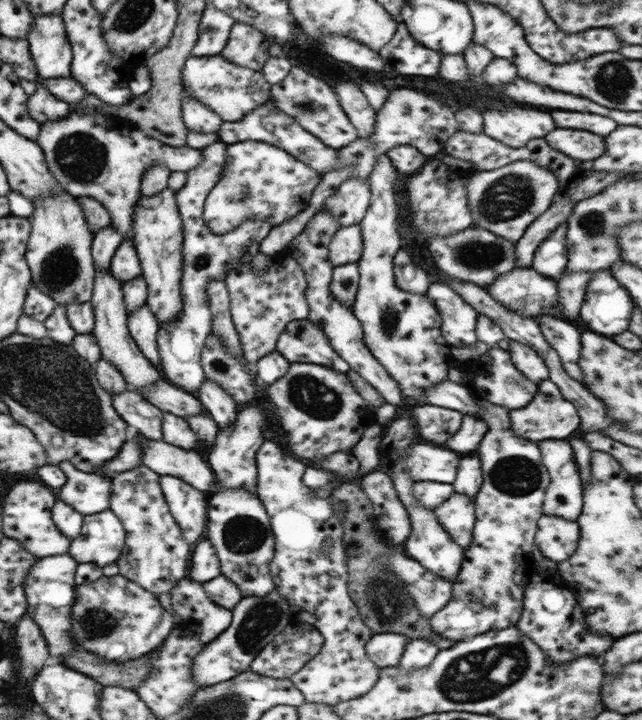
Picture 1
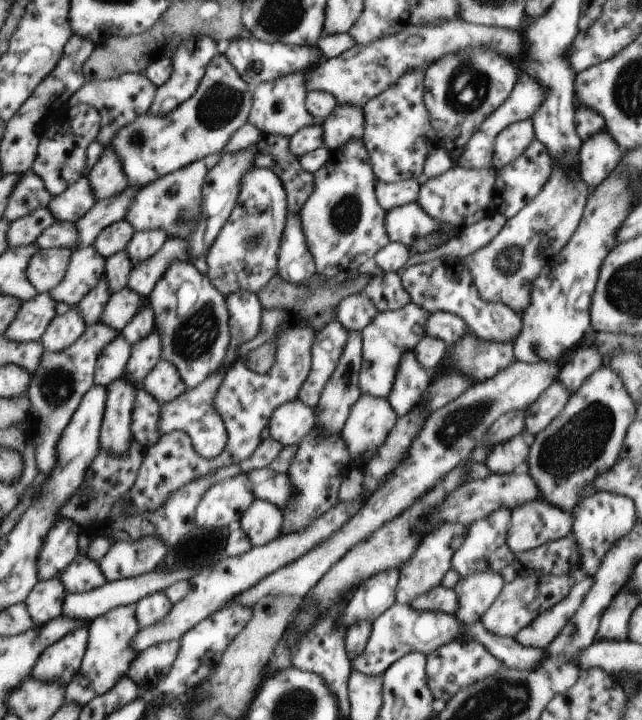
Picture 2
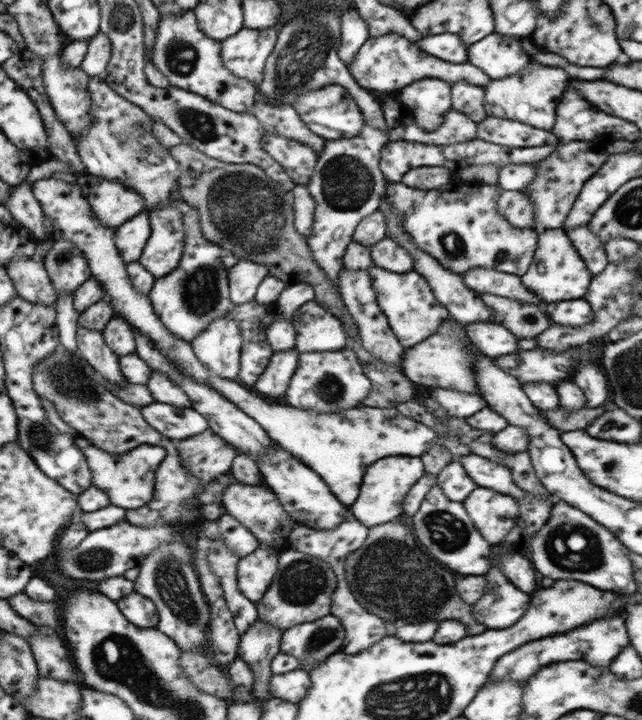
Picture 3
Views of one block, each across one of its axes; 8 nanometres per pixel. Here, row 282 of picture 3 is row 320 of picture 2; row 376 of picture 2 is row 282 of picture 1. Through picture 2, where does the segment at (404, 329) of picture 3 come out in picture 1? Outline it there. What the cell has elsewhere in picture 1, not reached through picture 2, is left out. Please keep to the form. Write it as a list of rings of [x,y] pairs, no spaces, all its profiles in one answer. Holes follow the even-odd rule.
[[[388,155],[378,156],[369,176],[370,204],[366,216],[359,223],[363,236],[362,256],[357,261],[359,285],[353,306],[354,316],[363,328],[364,344],[372,356],[398,383],[406,398],[420,401],[431,386],[437,386],[448,378],[452,368],[451,345],[442,336],[439,312],[425,294],[404,292],[395,283],[393,258],[402,248],[402,237],[398,230],[398,211],[394,183],[397,177]]]

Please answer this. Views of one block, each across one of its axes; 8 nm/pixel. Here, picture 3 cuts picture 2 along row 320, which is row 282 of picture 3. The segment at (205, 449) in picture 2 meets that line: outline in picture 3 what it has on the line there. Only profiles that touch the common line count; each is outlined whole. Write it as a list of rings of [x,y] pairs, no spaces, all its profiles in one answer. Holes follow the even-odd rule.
[[[240,259],[228,271],[229,297],[235,305],[254,299],[258,285],[269,275],[265,264],[250,259]]]

